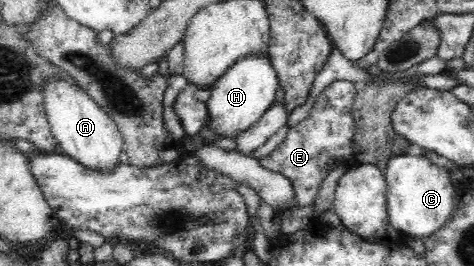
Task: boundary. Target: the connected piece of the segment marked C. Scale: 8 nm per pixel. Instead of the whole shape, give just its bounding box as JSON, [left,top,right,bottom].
[384,155,456,238]

